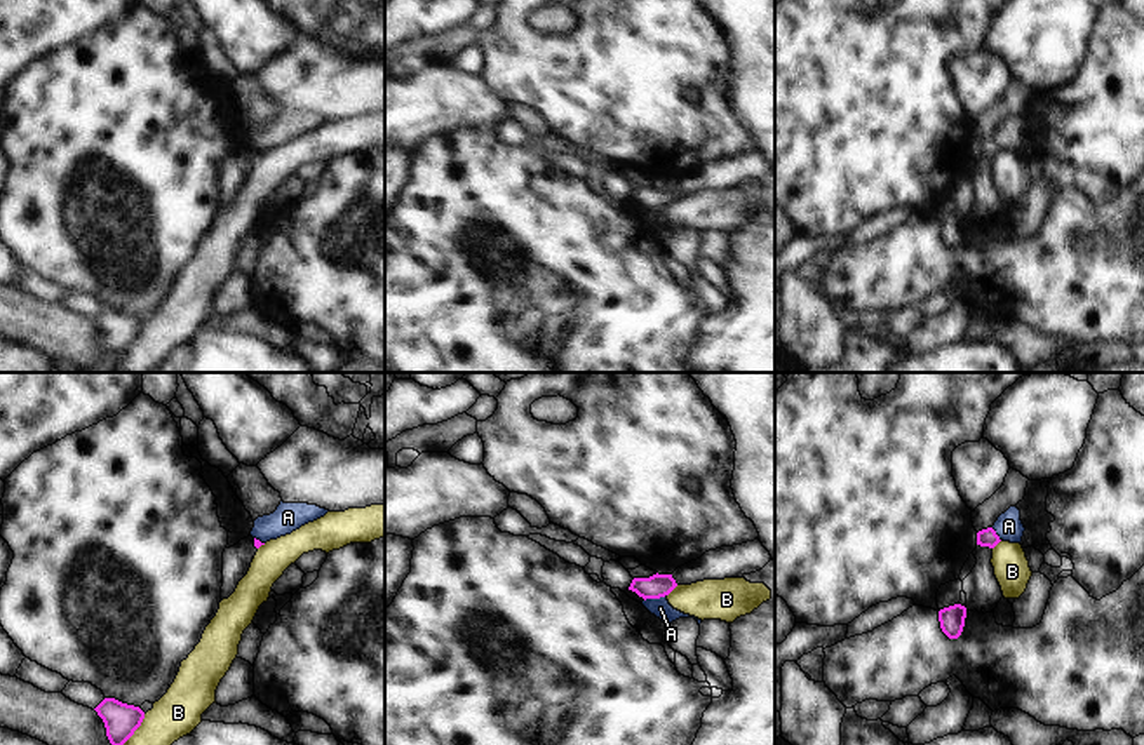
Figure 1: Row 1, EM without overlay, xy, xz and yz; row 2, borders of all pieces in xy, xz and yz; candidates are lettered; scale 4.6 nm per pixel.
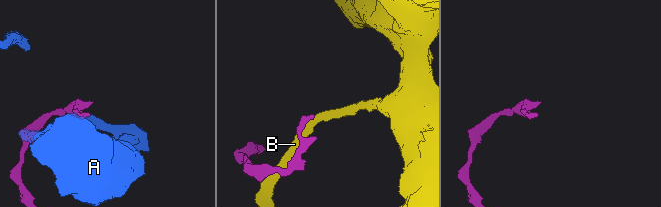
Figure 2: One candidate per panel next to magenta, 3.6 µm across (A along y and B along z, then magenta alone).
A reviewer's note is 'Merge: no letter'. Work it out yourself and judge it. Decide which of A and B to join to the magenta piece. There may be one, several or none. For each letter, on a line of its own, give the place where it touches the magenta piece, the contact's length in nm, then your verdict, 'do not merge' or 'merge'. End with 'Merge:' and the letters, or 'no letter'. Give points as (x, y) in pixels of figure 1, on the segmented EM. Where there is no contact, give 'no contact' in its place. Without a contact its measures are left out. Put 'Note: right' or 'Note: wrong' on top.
Note: right
A: xz (655, 597) | 110 nm | do not merge
B: xy (136, 728) | 180 nm | do not merge
Merge: no letter

